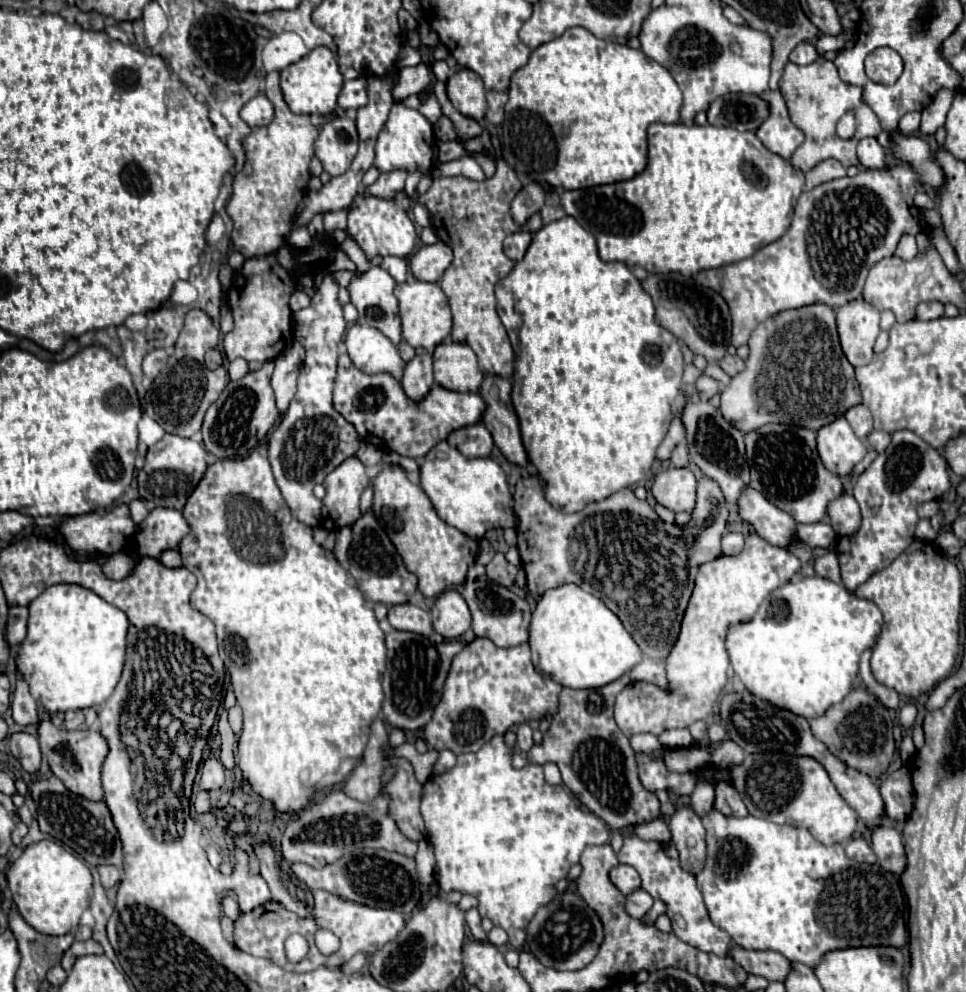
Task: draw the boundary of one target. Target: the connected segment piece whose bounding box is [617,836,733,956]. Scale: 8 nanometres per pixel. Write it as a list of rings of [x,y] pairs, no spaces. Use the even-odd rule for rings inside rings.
[[[625,836],[625,844],[617,858],[621,864],[629,864],[639,872],[643,880],[643,890],[647,890],[655,900],[661,898],[667,904],[667,916],[671,918],[673,932],[677,938],[703,952],[713,952],[717,956],[721,956],[721,952],[729,952],[729,948],[733,946],[731,936],[711,922],[703,896],[695,884],[695,876],[681,870],[679,860],[669,858],[659,842],[645,842],[637,836]]]

